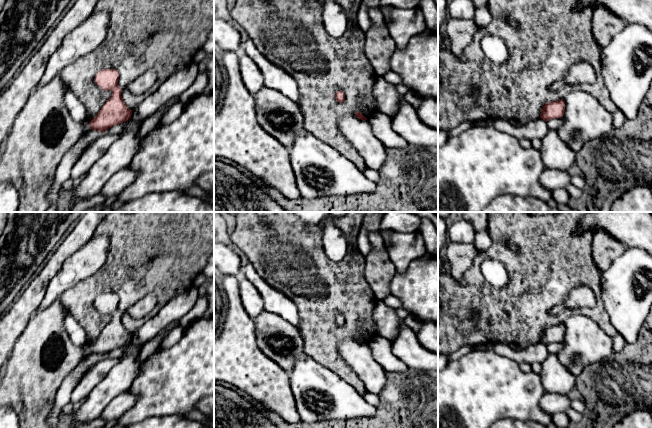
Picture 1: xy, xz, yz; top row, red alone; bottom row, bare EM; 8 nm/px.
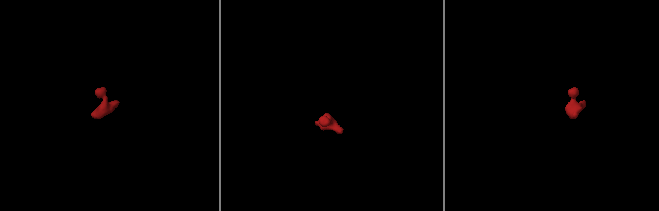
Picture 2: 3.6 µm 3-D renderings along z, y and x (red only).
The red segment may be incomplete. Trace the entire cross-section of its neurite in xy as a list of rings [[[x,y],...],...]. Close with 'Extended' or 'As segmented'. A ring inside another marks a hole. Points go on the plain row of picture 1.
[[[103,293],[95,299],[95,307],[104,315],[111,314],[112,319],[88,348],[77,347],[71,342],[64,328],[64,318],[69,313],[60,298],[31,317],[14,344],[0,382],[0,407],[11,406],[14,409],[19,418],[19,428],[50,428],[48,417],[57,391],[68,374],[91,353],[104,356],[131,342],[132,334],[123,325],[118,303],[119,297],[115,293]]]. Extended

